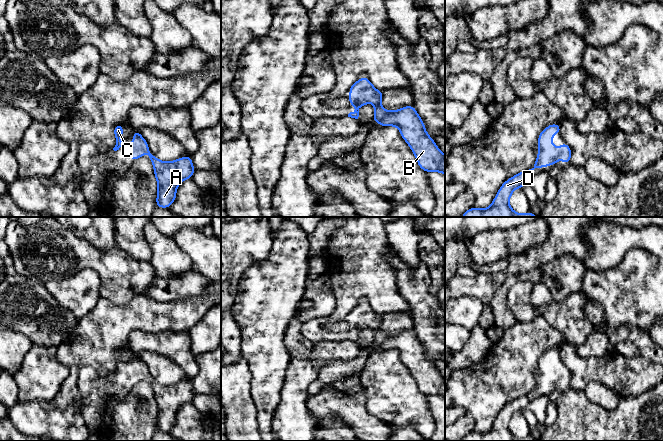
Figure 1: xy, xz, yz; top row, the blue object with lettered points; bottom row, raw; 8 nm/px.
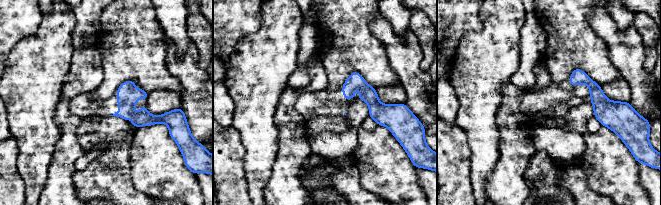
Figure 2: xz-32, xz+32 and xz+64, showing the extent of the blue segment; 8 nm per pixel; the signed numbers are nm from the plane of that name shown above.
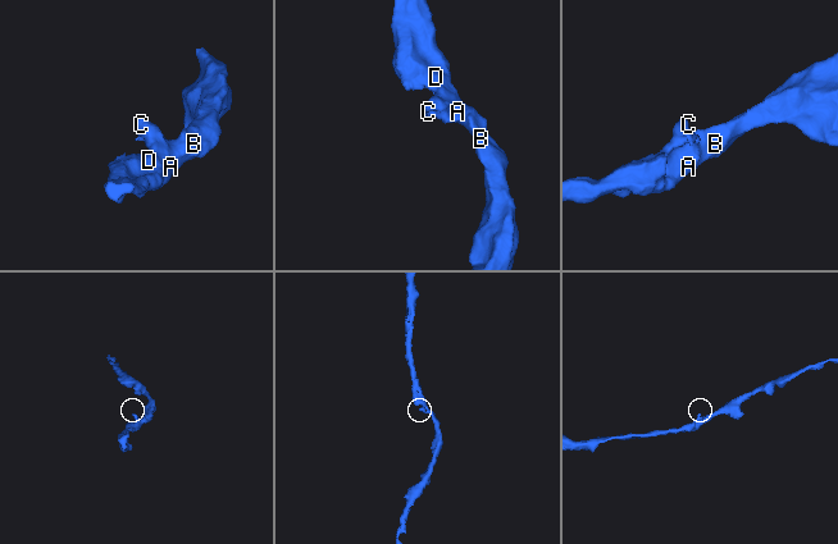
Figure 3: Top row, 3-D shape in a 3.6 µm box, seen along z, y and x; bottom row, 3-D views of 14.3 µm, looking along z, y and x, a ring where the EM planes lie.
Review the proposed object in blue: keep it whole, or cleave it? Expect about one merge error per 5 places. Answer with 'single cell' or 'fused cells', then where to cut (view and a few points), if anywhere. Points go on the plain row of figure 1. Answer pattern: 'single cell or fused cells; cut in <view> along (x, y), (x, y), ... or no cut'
single cell; no cut

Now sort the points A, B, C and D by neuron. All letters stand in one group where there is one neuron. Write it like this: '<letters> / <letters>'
A B C D

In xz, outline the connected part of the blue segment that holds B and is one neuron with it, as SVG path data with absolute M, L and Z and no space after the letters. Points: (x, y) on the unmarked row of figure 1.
M361 301L350 311L349 316L349 327L358 334L350 336L348 341L358 343L361 330L373 329L375 338L372 346L378 346L382 351L398 351L401 361L411 372L422 394L426 397L435 395L445 398L445 379L428 359L424 346L413 329L394 335L385 334L381 330L383 316L378 315L367 301Z

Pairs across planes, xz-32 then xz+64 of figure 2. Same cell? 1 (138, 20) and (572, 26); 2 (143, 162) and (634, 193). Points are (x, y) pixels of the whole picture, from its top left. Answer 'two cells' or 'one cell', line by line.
1: one cell
2: one cell

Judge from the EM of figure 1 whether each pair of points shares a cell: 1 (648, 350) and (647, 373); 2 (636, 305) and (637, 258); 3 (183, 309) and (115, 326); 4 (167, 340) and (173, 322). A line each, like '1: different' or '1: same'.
1: different
2: same
3: same
4: different

